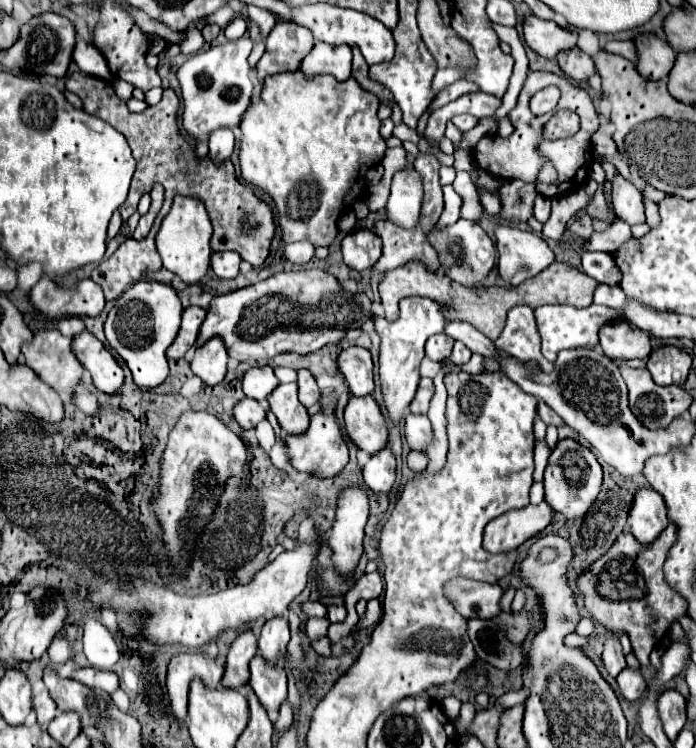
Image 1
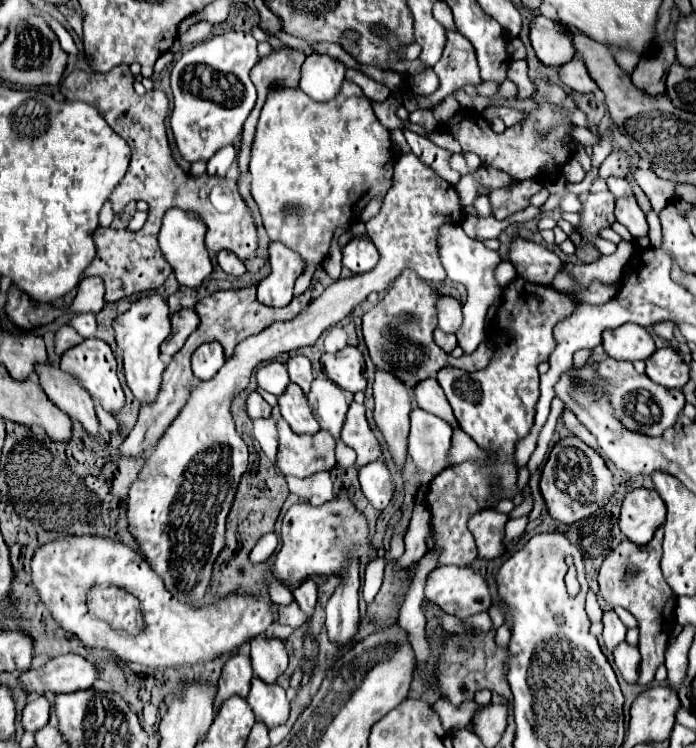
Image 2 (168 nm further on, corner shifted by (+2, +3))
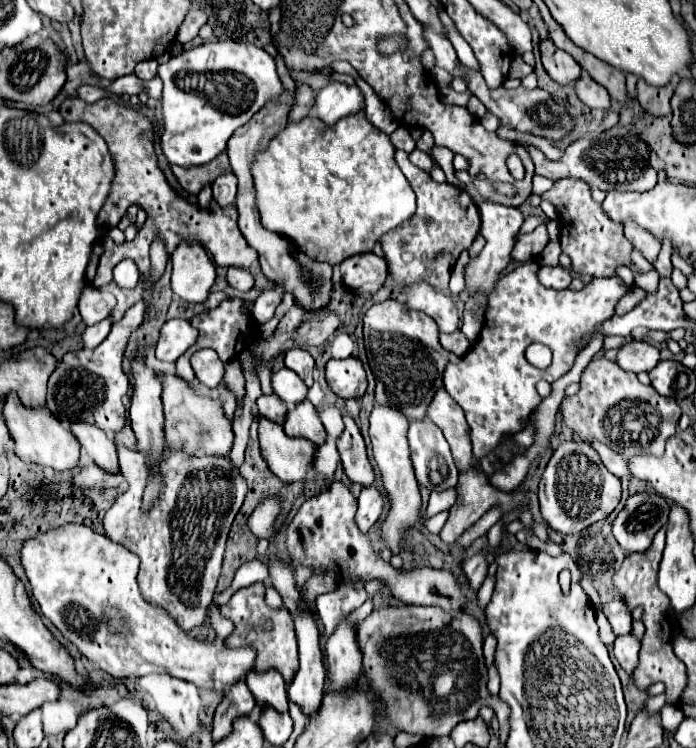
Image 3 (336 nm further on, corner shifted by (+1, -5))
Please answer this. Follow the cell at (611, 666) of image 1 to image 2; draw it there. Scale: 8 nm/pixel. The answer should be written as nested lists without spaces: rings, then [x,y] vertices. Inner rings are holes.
[[[607,610],[603,612],[603,642],[605,642],[605,648],[609,652],[613,652],[617,648],[617,644],[621,644],[625,640],[625,632],[627,628],[623,626],[623,622],[619,620],[619,616],[613,612],[613,610]]]

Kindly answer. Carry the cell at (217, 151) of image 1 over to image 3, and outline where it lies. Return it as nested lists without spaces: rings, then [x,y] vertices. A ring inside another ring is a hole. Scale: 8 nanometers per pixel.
[[[234,174],[218,176],[218,180],[212,182],[212,192],[214,192],[214,200],[222,208],[234,206],[234,200],[236,200],[236,180],[234,180]]]

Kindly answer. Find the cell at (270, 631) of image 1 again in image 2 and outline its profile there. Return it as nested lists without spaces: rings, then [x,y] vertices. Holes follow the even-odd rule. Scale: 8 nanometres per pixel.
[[[257,636],[251,640],[251,664],[253,672],[265,680],[275,682],[279,674],[287,670],[287,650],[283,640],[275,636]]]

